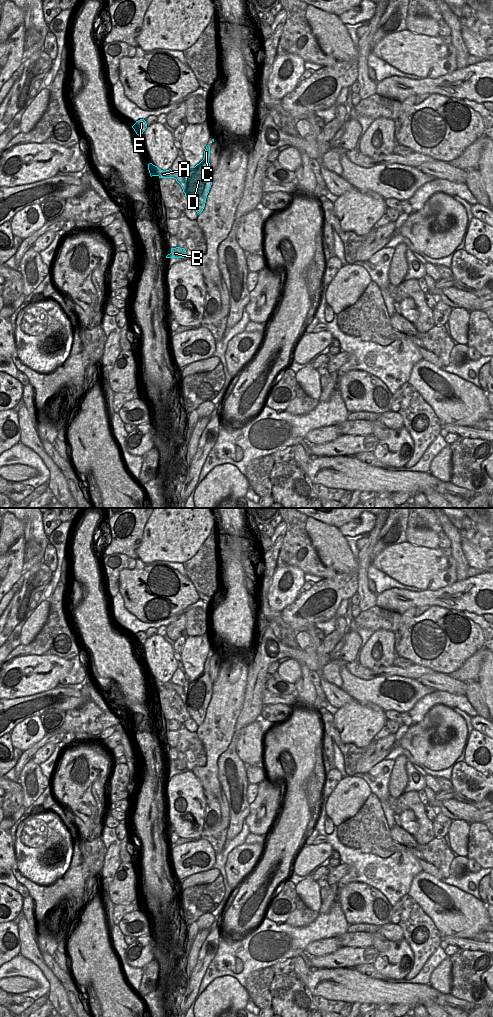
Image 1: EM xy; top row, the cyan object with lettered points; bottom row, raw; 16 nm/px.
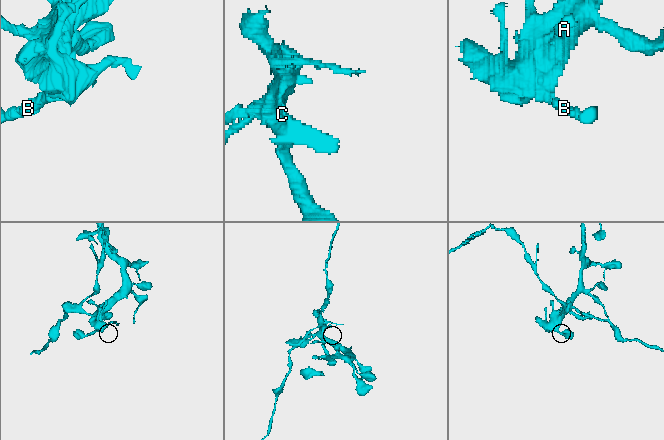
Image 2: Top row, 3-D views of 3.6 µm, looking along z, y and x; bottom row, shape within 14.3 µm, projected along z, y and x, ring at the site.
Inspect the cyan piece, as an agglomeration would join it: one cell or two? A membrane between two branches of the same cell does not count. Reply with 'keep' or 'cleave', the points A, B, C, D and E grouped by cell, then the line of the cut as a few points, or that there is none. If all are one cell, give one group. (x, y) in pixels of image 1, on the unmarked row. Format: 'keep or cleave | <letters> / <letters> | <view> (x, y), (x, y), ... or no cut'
cleave | A B C D / E | xy (156, 678), (149, 683)

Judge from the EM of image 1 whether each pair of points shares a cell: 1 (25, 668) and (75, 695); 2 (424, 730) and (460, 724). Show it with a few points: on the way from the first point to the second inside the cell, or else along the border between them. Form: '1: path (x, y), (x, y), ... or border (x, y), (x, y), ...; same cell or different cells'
1: border (56, 685), (51, 689), (34, 694); different cells
2: path (433, 721), (451, 721); same cell

